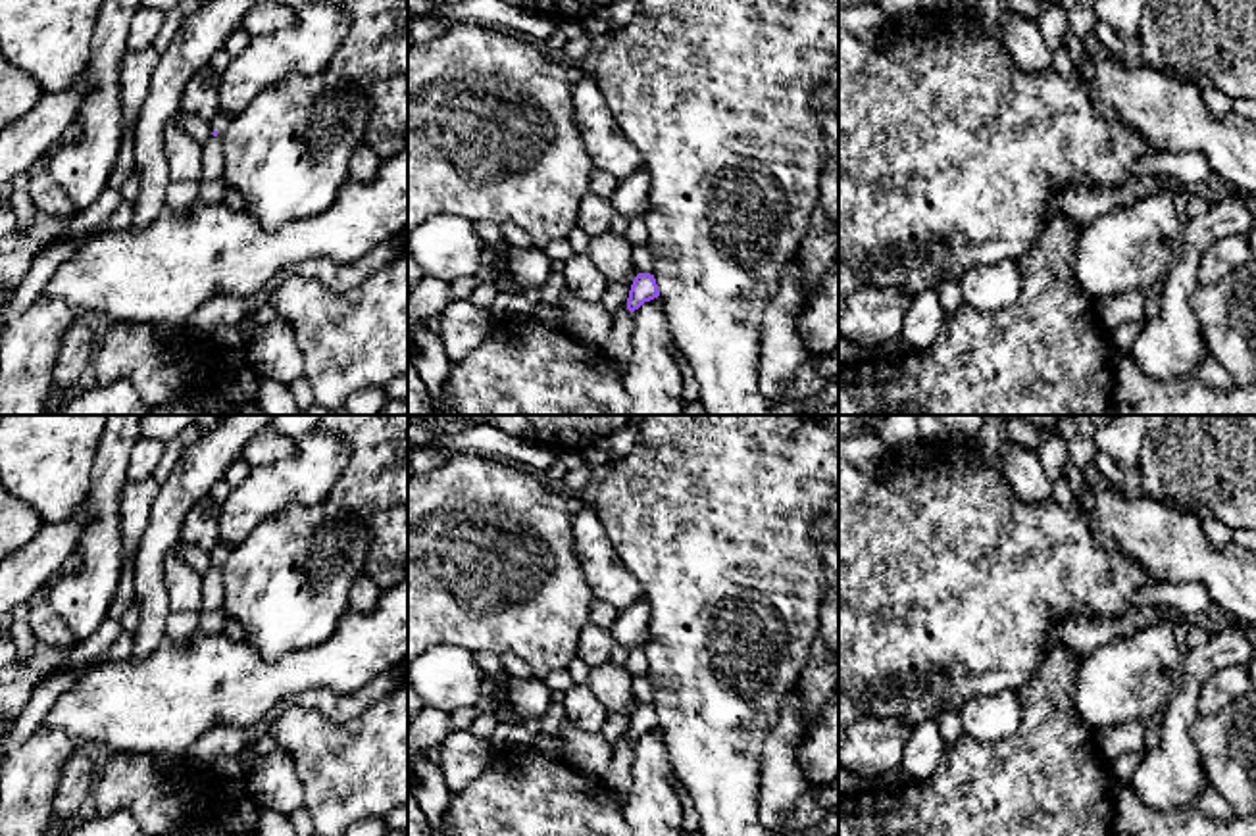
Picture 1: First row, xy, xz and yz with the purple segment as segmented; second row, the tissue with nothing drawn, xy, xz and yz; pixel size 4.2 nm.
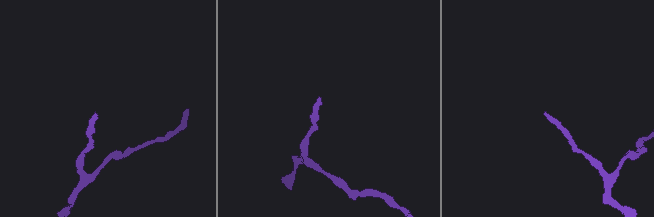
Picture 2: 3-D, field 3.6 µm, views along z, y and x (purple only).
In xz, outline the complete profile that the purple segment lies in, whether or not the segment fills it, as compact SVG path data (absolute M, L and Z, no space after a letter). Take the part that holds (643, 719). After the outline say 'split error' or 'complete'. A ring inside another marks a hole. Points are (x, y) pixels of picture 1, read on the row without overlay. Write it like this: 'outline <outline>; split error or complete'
outline M639 703L631 715L631 721L629 721L627 740L633 744L644 732L650 732L658 726L660 726L660 721L658 721L654 705Z; complete

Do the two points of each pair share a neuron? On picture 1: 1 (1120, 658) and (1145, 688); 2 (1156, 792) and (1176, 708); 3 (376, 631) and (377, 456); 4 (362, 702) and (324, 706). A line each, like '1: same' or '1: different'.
1: same
2: same
3: different
4: same

